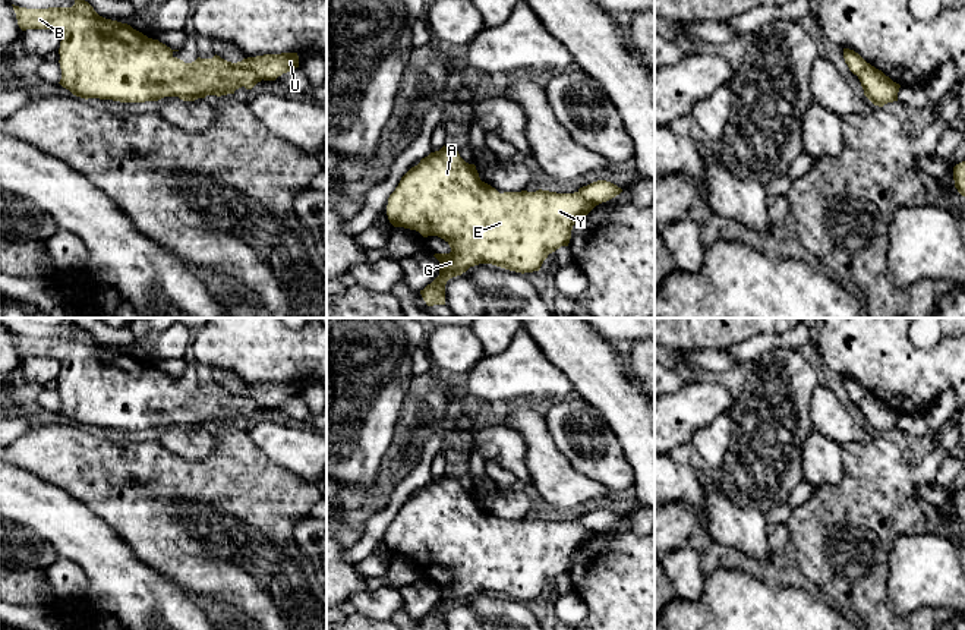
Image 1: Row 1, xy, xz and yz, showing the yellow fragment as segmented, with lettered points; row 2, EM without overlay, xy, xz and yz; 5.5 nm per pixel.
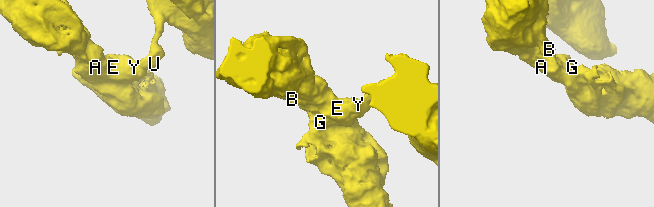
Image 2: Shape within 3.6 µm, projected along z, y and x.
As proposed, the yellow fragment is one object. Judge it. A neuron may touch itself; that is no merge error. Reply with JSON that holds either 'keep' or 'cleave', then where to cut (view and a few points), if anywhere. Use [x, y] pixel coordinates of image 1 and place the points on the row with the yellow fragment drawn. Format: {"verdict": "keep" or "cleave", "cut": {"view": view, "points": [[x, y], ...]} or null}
{"verdict": "cleave", "cut": {"view": "xy", "points": [[246, 59], [248, 65], [261, 79]]}}

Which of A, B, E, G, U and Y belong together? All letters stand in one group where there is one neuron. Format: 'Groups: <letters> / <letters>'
Groups: A B E G Y / U

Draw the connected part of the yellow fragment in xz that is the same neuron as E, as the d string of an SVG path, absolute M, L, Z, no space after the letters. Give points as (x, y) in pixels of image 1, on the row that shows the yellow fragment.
M442 147L431 152L420 163L411 167L400 180L388 198L387 215L394 227L404 227L419 231L423 237L438 236L450 248L450 253L435 253L439 261L439 275L428 284L420 294L428 306L445 305L445 284L450 278L461 275L470 267L492 264L515 273L539 271L549 253L561 246L568 246L573 226L586 217L595 207L578 192L556 193L549 190L536 192L504 192L480 180L474 164L466 163L457 149Z

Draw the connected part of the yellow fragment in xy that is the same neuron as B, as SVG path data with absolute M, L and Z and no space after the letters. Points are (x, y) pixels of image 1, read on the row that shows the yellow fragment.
M75 0L72 7L26 9L13 6L18 25L26 29L54 29L60 34L60 85L81 98L113 100L120 103L158 101L179 97L195 101L206 95L234 94L245 86L252 89L262 79L249 66L247 59L231 63L220 56L198 57L192 63L173 56L174 51L158 40L148 38L127 23L105 19L85 0Z

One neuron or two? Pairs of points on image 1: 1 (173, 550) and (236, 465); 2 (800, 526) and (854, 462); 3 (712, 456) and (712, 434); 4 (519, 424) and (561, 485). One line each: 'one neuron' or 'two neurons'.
1: one neuron
2: one neuron
3: one neuron
4: one neuron

